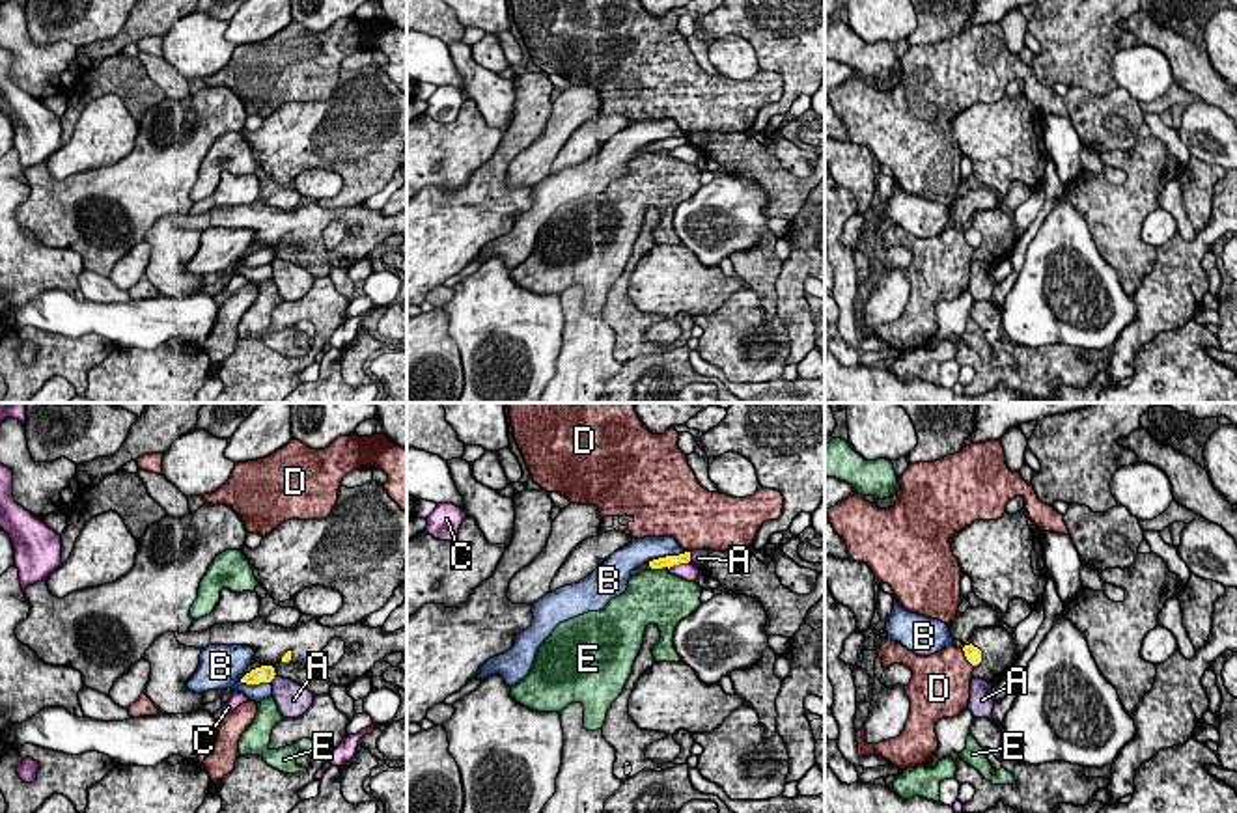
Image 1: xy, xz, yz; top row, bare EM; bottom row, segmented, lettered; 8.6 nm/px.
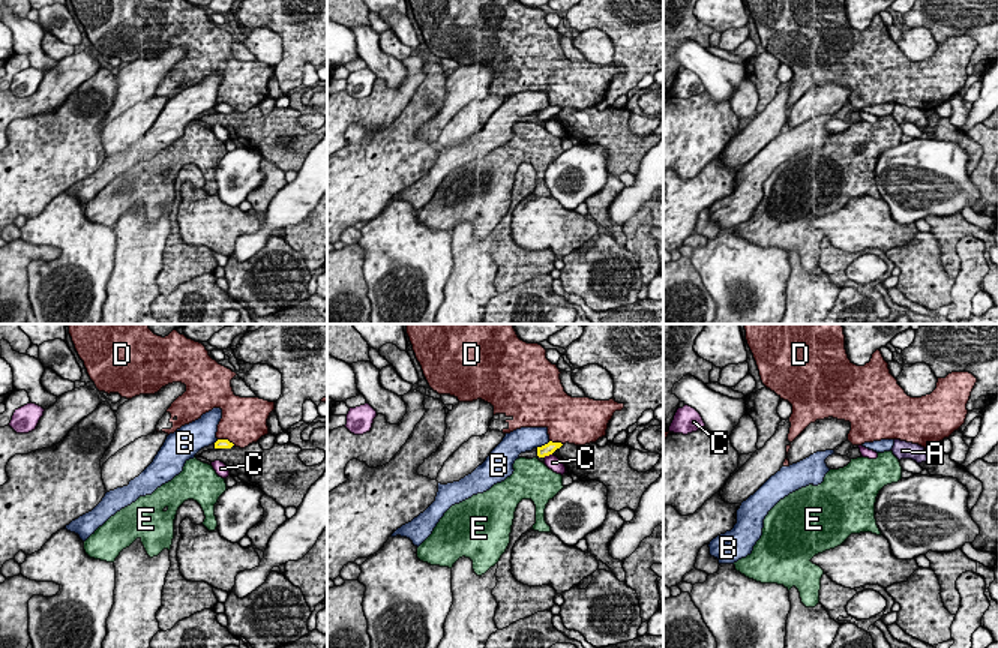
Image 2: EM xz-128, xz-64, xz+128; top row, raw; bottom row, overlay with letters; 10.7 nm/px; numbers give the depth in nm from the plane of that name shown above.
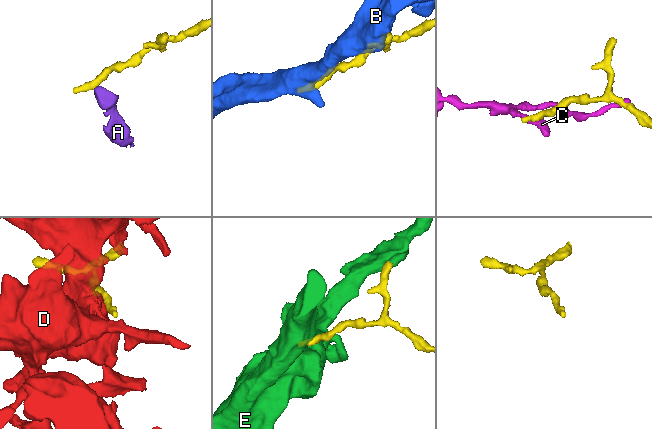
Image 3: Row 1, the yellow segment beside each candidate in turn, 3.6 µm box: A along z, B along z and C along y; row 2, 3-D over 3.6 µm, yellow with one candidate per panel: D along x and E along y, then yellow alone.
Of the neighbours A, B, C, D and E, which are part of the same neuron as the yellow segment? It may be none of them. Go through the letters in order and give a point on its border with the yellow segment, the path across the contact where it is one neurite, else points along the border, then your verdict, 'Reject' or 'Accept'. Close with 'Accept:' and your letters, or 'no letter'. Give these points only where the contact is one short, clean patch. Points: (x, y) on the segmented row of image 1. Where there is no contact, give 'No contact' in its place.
A: Touches yellow at xz (689, 556). Boundary: xz (689, 552), (691, 560). Reject
B: Touches yellow at xy (254, 683). Reject
C: Touches yellow at xz (678, 564). Reject
D: Touches yellow at yz (967, 659). Reject
E: Touches yellow at xz (655, 567). Reject
Accept: no letter

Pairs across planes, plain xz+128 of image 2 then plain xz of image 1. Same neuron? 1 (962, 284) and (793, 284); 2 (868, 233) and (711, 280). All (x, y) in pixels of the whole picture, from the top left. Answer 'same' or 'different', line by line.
1: same
2: same

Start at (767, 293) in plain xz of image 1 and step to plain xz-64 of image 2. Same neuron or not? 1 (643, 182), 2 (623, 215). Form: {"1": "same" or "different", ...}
{"1": "different", "2": "different"}

